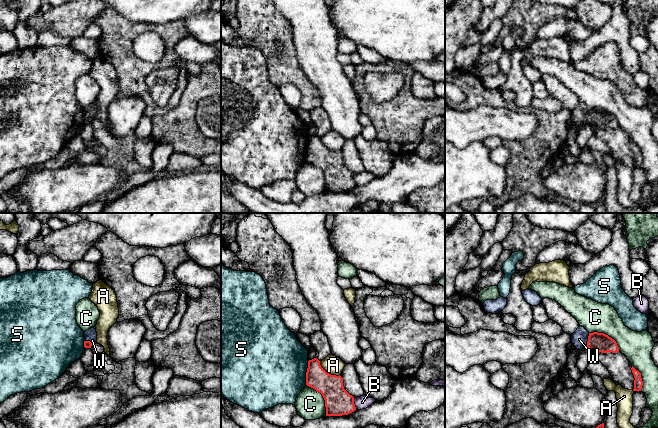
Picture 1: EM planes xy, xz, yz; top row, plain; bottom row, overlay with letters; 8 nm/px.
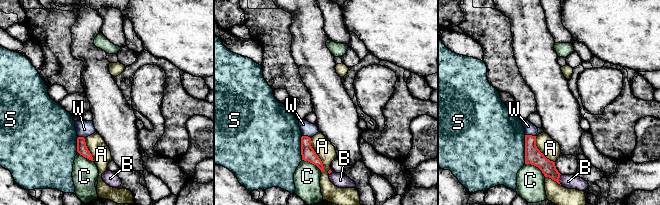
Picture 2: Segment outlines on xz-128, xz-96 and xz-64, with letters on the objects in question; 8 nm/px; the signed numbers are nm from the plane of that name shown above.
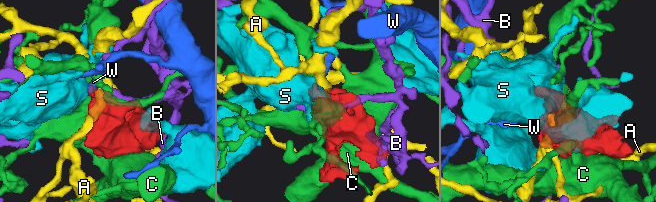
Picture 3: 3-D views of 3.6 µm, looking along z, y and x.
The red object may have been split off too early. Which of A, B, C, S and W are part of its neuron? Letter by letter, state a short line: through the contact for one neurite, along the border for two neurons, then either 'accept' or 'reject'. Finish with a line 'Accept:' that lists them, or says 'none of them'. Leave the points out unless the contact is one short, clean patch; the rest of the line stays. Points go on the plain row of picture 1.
A: reject
B: reject
C: reject
S: line xz (309, 136), (305, 160); reject
W: line yz (589, 109), (586, 122); reject
Accept: none of them

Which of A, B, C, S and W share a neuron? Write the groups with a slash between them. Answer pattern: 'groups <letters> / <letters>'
groups A / B / C / S / W

